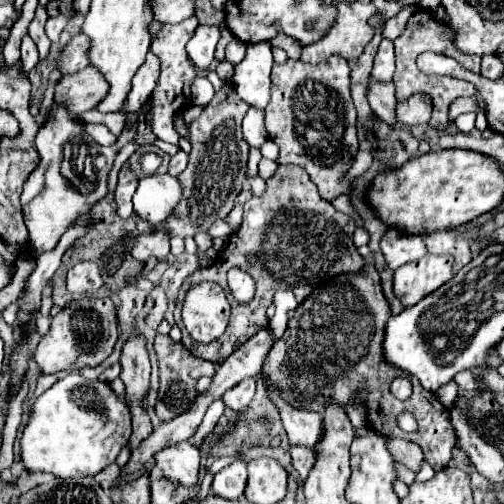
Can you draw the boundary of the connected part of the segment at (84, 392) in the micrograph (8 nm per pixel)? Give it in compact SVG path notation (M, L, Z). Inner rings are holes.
M70 373L44 391L34 407L22 435L22 461L30 473L42 471L56 477L94 477L114 463L132 433L130 411L108 383L88 381Z

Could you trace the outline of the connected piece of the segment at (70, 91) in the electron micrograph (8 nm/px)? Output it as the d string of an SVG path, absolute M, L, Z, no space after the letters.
M88 65L86 69L72 73L70 77L64 75L60 79L54 101L66 103L70 113L80 115L84 111L96 109L98 101L102 101L102 97L106 97L106 91L108 91L106 77L102 77L102 73L98 73L98 69L94 69L94 65Z

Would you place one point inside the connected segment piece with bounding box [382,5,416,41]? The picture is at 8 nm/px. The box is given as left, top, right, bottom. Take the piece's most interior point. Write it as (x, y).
(394, 27)

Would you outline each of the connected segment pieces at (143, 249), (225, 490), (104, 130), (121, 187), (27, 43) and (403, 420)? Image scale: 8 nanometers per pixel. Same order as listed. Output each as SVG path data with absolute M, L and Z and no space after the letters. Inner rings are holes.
M158 229L156 233L146 233L146 235L136 237L132 257L146 263L152 257L152 251L158 255L166 255L170 251L170 243L168 243L166 235L162 233L162 229Z
M232 463L214 477L214 495L224 499L240 499L246 489L246 463Z
M88 123L86 125L86 133L98 141L100 145L112 145L116 141L116 135L110 133L110 129L106 125L98 125L98 123Z
M122 167L118 187L114 191L120 217L130 217L132 215L132 195L136 191L136 185L138 185L138 179L126 167Z
M24 37L22 39L22 57L20 57L20 73L24 73L24 77L28 77L28 73L36 67L38 63L38 51L36 51L36 45L30 37Z
M402 412L397 417L398 427L406 433L414 433L418 430L418 424L413 414L409 412Z

